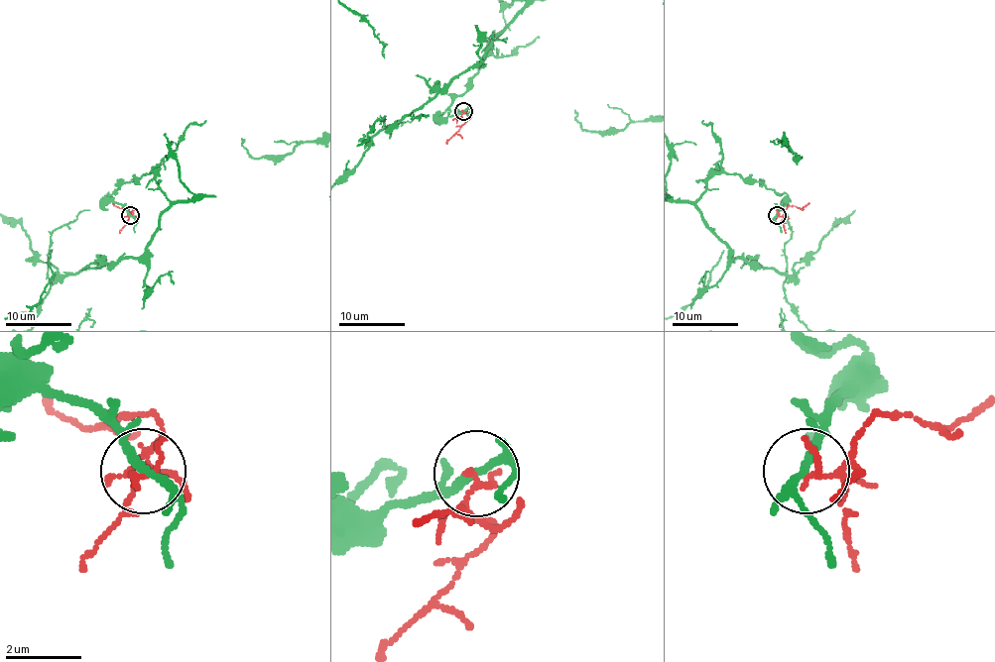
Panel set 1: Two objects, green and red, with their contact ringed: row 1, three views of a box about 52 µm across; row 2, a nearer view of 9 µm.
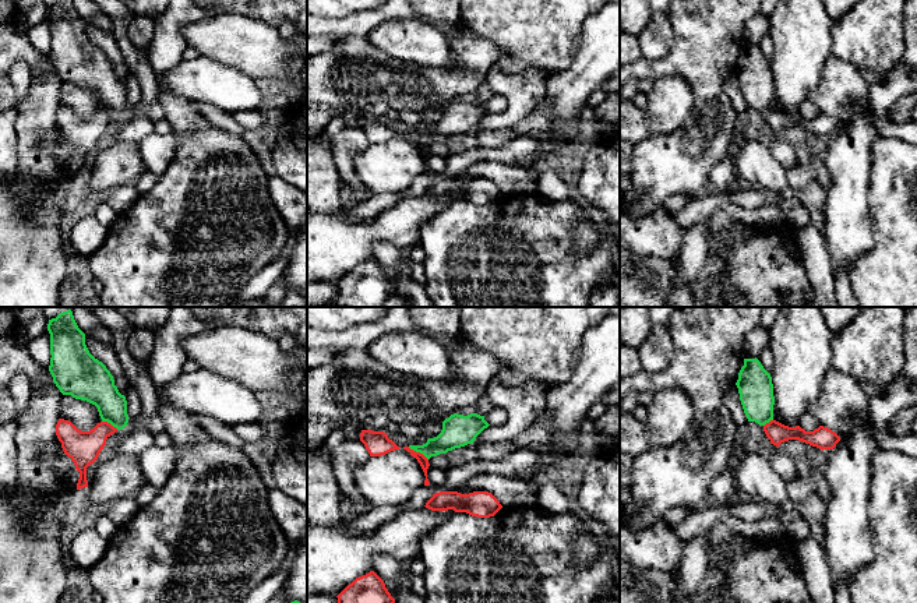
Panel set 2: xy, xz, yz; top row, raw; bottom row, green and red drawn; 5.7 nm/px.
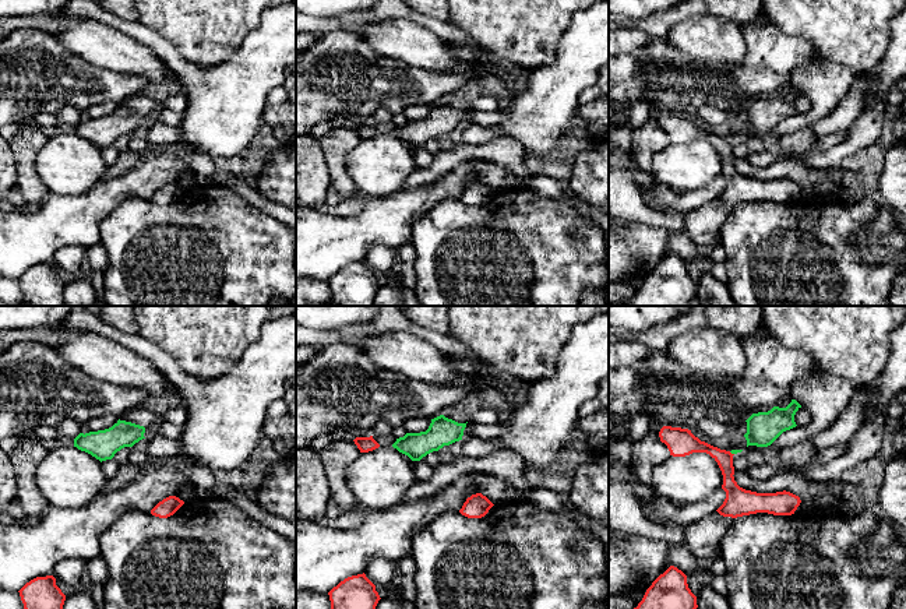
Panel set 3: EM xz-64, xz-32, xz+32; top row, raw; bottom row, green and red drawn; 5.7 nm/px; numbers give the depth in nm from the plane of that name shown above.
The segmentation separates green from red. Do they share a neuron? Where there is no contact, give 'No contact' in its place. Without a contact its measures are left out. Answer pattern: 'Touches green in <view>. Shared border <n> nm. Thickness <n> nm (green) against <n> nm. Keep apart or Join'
Touches green in xz. Shared border 140 nm. Thickness 170 nm (green) against 60 nm. Keep apart

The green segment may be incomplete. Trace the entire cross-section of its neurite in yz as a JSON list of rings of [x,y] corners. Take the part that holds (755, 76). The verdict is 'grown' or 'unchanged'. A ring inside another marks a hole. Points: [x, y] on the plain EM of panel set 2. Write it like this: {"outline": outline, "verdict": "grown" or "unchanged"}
{"outline": [[[744,46],[736,70],[748,109],[765,113],[773,107],[773,71],[770,61],[755,46]]], "verdict": "unchanged"}

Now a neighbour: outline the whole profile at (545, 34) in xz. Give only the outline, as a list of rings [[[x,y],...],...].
[[[459,0],[461,22],[494,40],[508,57],[547,71],[565,70],[576,54],[585,20],[614,0]]]

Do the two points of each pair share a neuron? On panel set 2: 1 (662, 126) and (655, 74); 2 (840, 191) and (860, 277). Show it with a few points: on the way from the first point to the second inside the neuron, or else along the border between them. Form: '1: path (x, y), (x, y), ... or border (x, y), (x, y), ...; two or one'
1: border (655, 80), (681, 77), (688, 84); two
2: border (871, 229), (873, 246), (856, 260), (850, 272); two

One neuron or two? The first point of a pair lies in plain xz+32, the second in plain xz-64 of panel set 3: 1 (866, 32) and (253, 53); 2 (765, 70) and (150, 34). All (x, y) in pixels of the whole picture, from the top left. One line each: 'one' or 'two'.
1: two
2: two

